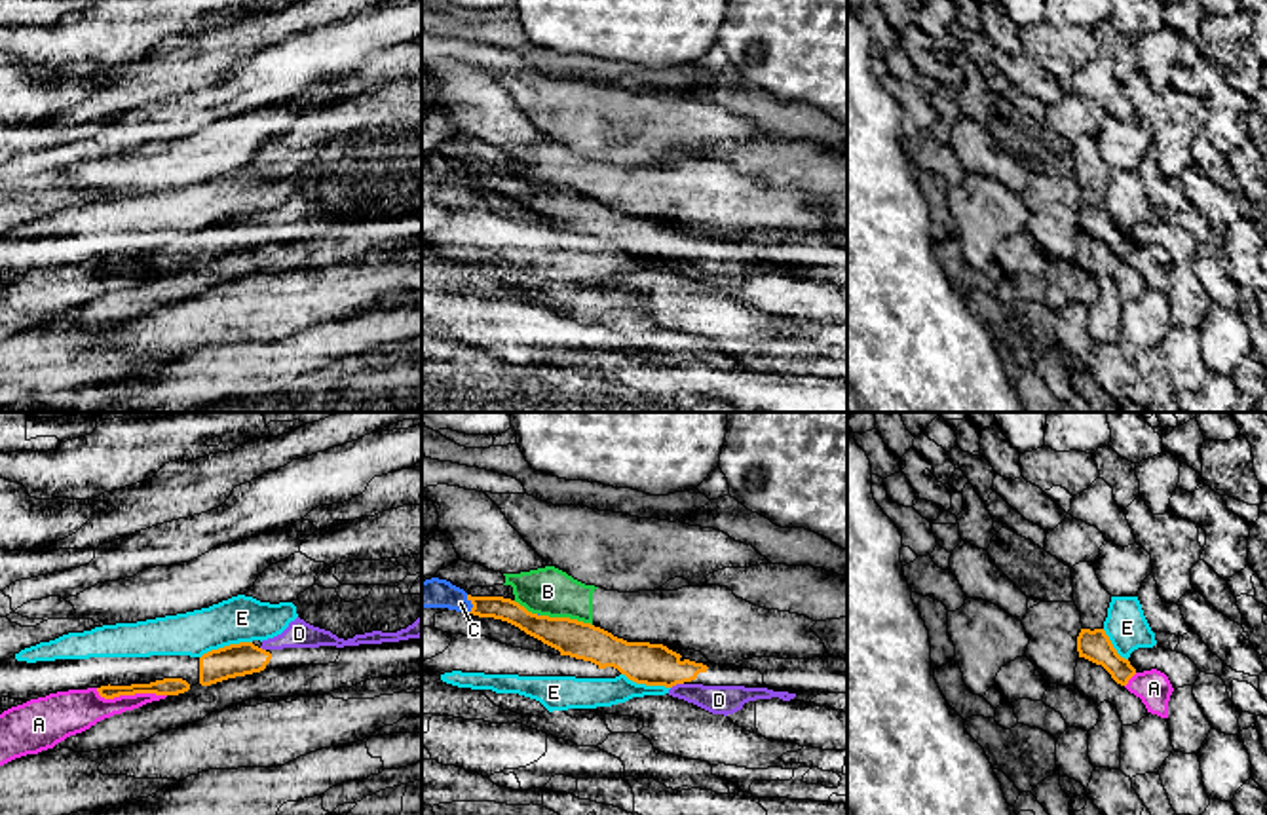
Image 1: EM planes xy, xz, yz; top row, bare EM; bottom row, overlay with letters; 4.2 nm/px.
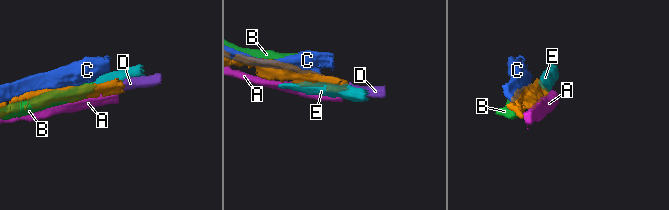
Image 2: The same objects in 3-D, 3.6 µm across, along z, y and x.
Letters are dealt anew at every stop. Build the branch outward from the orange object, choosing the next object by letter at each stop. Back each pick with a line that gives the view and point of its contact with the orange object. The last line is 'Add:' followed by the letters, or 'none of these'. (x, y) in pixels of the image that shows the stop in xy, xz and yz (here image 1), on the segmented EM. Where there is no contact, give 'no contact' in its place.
D: contact xz (677, 682)
Add: D

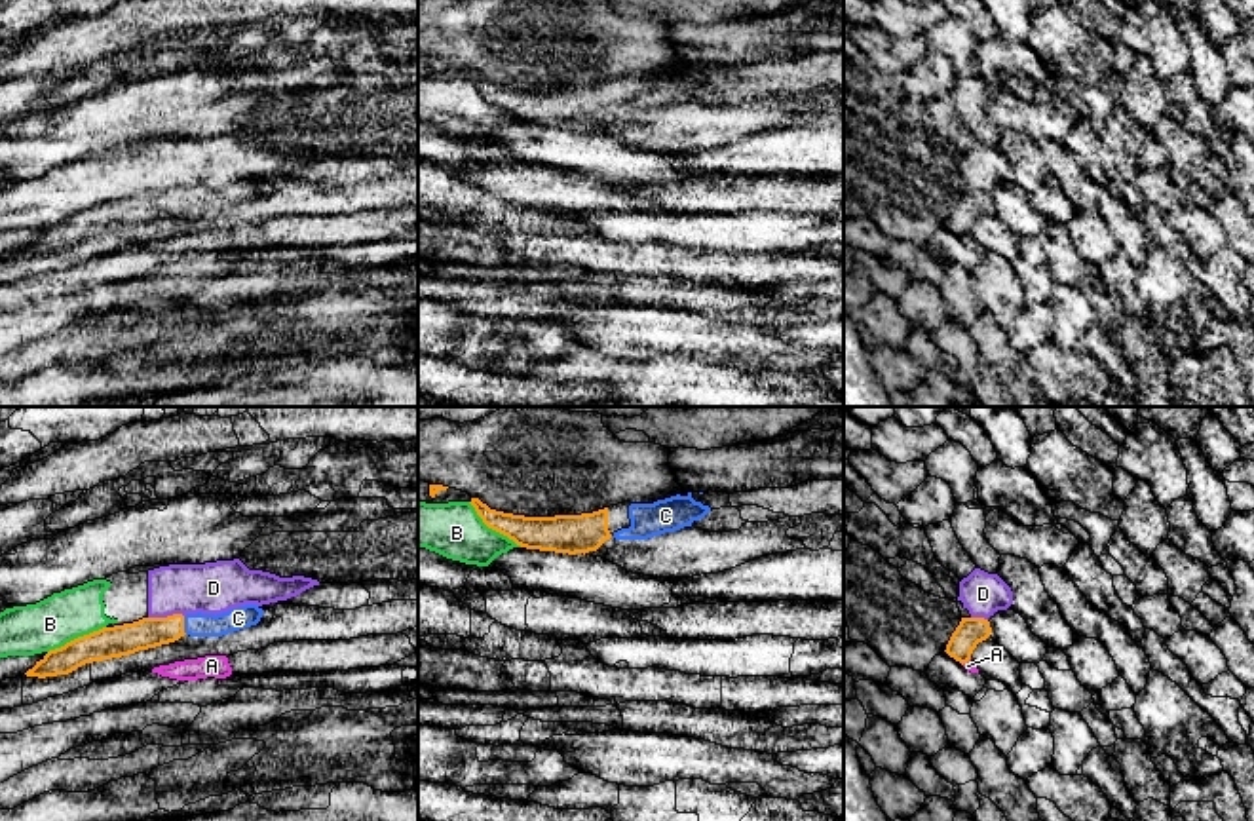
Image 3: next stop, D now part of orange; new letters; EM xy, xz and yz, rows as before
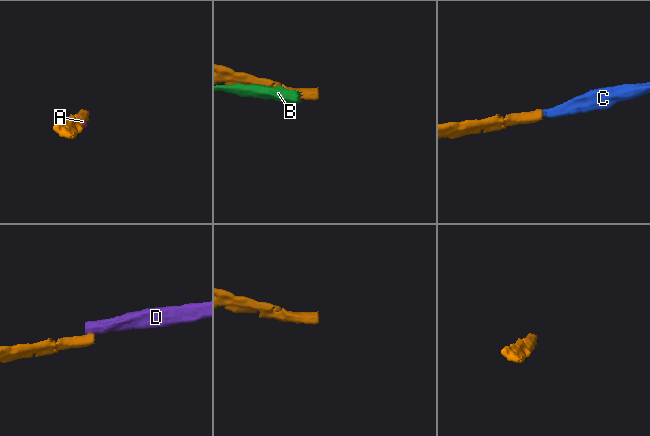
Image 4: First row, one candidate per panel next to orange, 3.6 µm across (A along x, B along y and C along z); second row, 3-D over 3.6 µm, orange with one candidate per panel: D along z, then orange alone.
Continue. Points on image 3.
C: contact xy (183, 626)
Add: C

